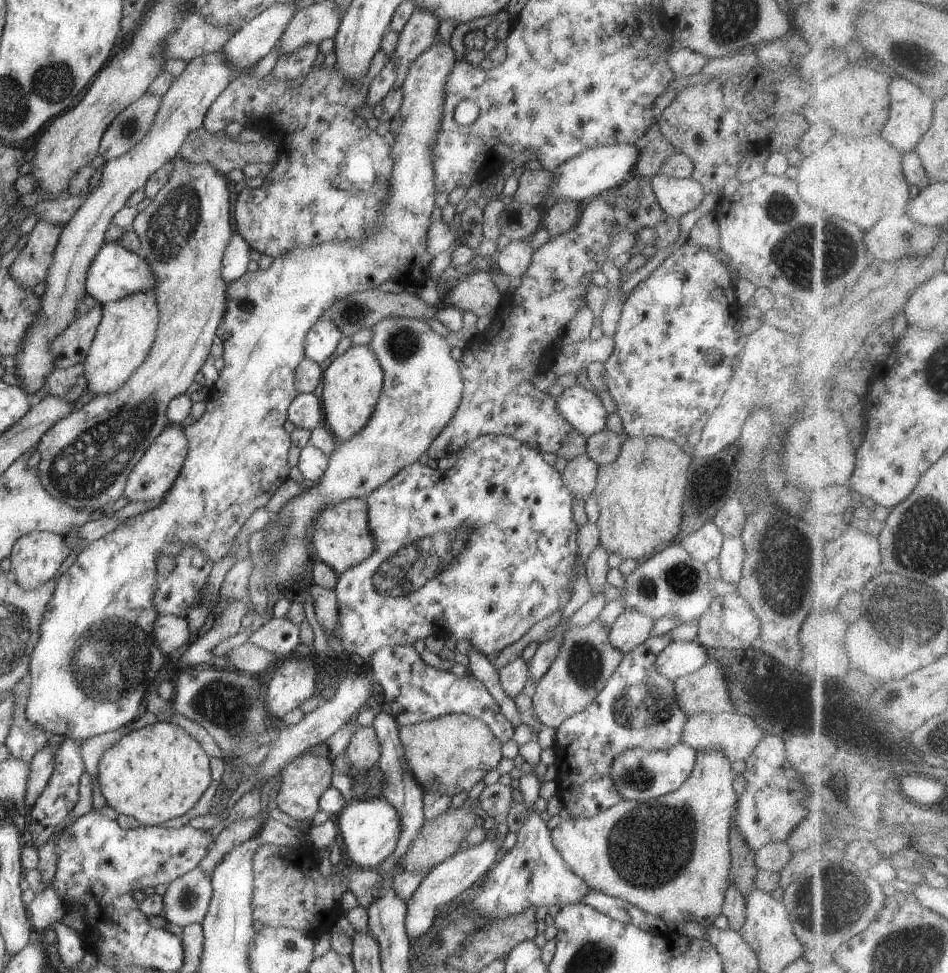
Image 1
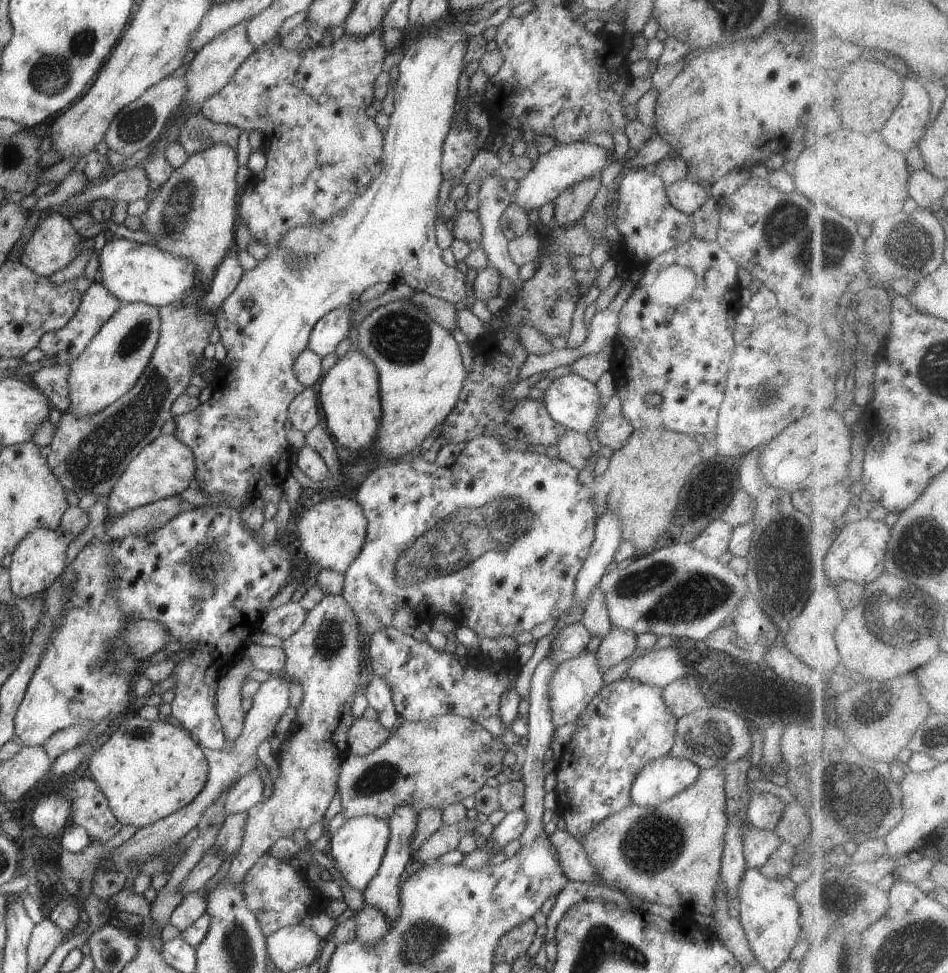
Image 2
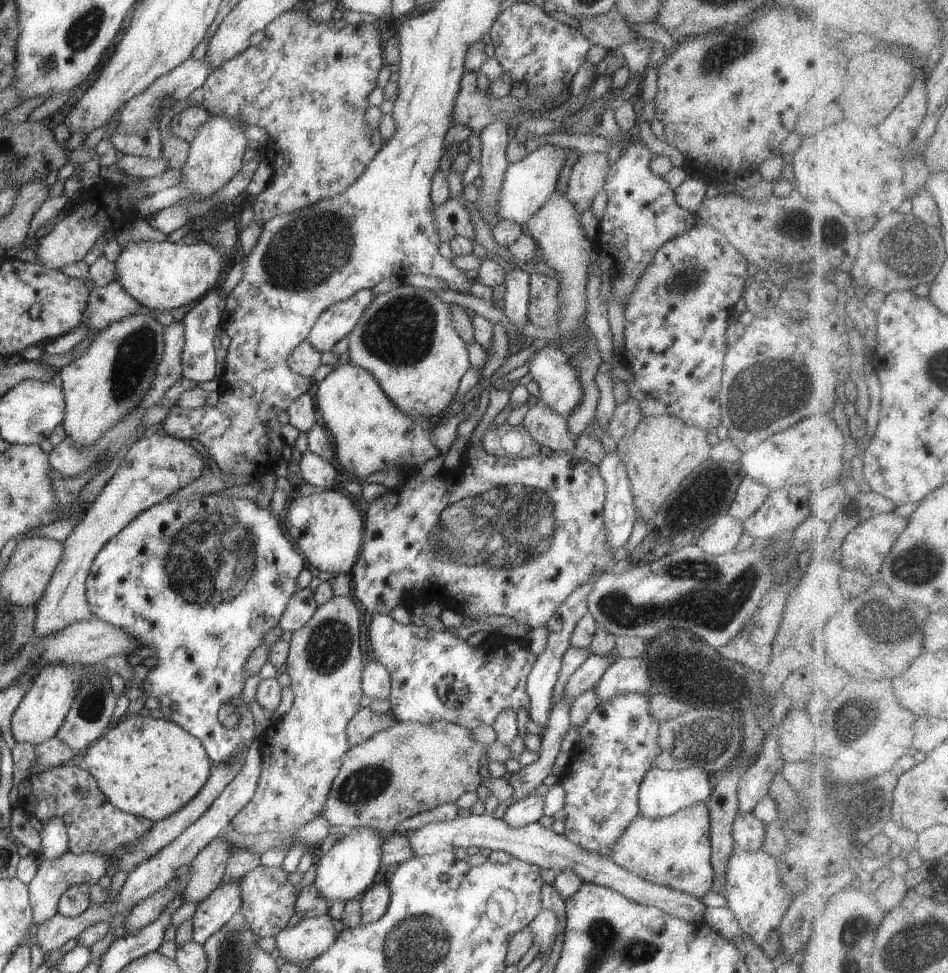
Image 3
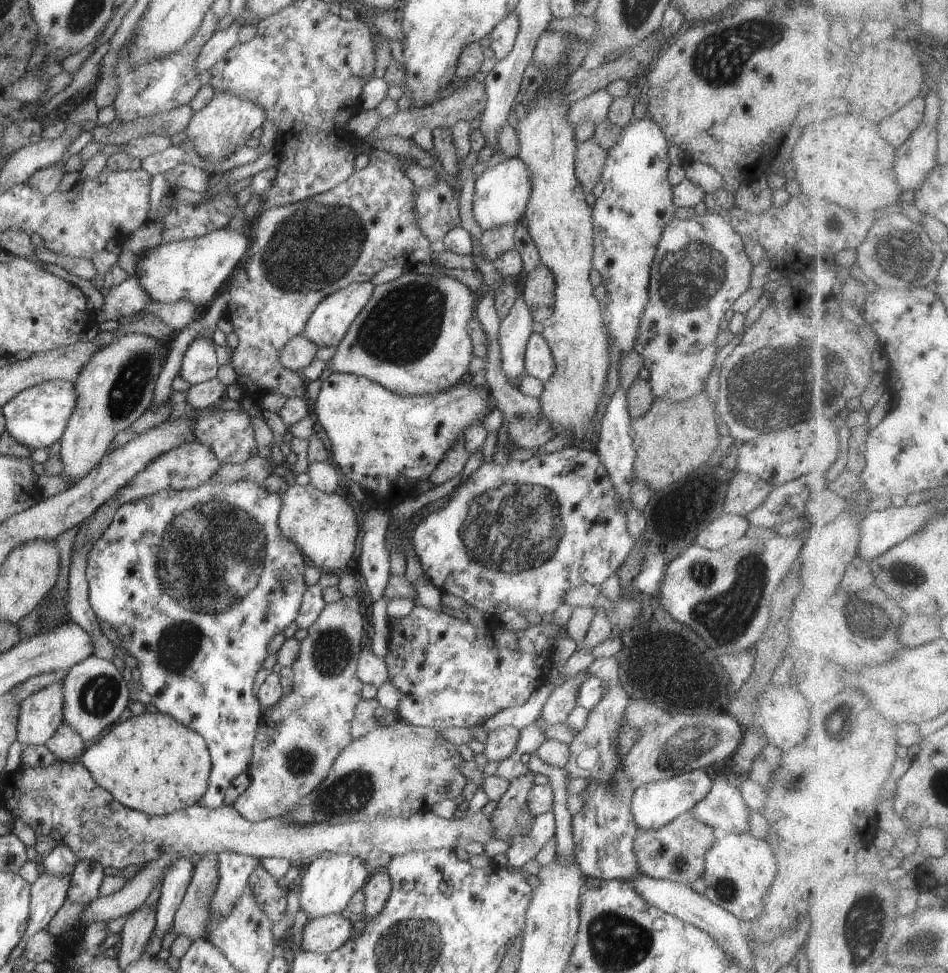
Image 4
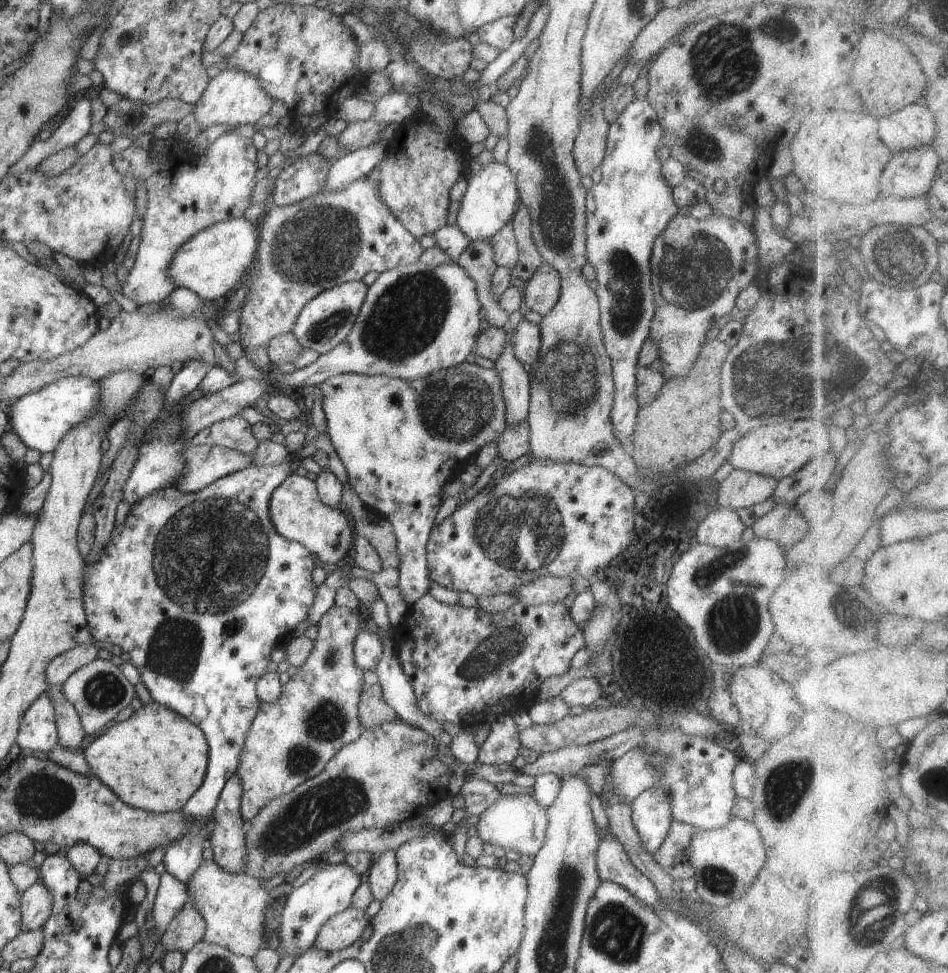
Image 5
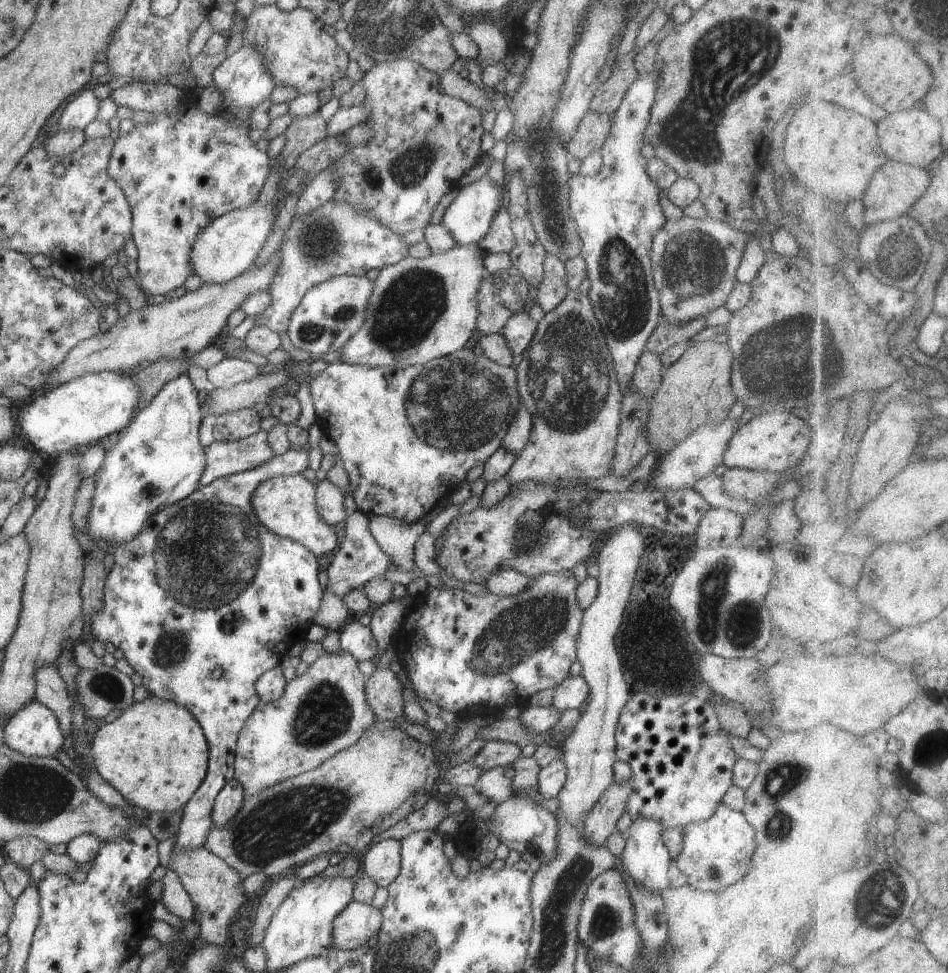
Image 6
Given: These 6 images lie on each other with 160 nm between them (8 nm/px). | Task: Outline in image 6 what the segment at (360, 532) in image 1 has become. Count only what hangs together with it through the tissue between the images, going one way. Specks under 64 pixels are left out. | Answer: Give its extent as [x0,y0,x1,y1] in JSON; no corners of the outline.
[253,474,338,556]

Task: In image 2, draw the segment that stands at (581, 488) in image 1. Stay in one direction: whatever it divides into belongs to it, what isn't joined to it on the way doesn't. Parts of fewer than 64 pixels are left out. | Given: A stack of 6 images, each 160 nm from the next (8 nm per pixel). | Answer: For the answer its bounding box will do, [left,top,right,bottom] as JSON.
[557,429,594,472]

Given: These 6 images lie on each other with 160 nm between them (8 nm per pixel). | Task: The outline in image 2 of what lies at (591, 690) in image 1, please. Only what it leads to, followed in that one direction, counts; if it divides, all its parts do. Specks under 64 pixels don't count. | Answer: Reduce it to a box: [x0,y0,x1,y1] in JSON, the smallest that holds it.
[547,649,605,728]

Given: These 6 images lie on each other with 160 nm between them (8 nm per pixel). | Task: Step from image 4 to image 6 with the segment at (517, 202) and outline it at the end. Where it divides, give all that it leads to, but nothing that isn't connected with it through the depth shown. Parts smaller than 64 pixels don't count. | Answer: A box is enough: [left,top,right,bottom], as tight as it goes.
[441,177,504,247]

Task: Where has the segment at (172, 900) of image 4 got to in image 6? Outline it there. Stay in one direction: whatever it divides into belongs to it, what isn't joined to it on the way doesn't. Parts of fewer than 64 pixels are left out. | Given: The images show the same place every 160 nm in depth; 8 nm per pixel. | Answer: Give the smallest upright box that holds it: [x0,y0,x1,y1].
[89,447,326,851]

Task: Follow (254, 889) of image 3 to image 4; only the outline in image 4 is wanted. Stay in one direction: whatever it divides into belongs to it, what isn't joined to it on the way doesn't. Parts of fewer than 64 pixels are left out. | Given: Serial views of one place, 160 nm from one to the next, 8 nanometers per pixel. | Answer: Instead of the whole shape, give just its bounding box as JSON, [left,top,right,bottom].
[247,864,289,924]

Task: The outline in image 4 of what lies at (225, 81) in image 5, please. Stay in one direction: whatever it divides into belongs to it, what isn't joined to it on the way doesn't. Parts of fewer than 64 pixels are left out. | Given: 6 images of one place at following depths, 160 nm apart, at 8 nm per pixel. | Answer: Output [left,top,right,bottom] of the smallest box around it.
[186,92,265,164]

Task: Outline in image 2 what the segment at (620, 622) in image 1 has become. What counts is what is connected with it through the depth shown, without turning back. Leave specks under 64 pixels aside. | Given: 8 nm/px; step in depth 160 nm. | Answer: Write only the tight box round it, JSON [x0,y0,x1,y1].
[596,625,637,671]

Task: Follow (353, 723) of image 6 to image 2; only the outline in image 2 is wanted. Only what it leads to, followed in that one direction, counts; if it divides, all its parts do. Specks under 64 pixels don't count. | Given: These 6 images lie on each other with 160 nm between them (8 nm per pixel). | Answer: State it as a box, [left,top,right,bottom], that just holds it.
[228,595,361,883]

